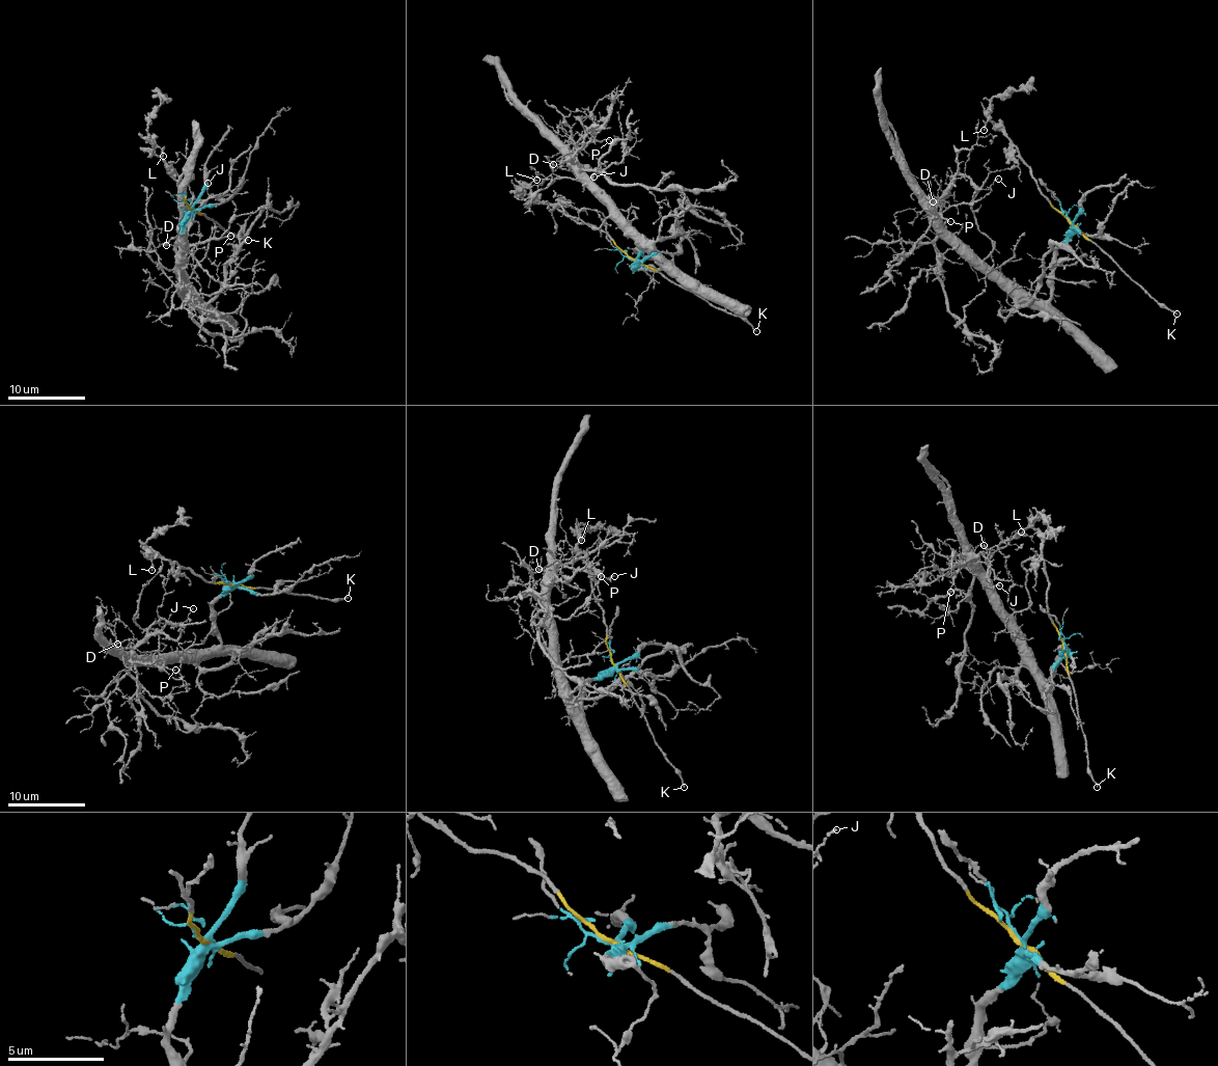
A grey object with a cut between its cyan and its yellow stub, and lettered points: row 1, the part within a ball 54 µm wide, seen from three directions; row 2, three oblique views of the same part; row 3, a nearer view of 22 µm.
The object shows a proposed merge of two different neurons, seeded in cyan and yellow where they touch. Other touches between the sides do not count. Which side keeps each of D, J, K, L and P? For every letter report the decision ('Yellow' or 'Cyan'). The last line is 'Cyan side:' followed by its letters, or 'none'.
D: Cyan
J: Cyan
K: Yellow
L: Yellow
P: Cyan
Cyan side: D, J, P

